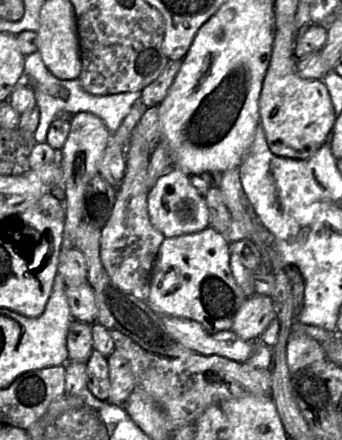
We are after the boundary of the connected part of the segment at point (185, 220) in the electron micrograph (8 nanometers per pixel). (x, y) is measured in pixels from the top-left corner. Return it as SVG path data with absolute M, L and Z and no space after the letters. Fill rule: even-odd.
M175 167L166 170L149 188L147 208L151 224L165 238L199 232L209 227L209 212L204 196L192 186L190 176Z

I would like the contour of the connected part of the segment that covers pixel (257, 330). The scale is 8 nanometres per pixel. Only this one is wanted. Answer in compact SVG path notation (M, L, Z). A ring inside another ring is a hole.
M254 293L245 299L236 312L231 331L244 340L258 340L274 318L276 309L273 300Z

